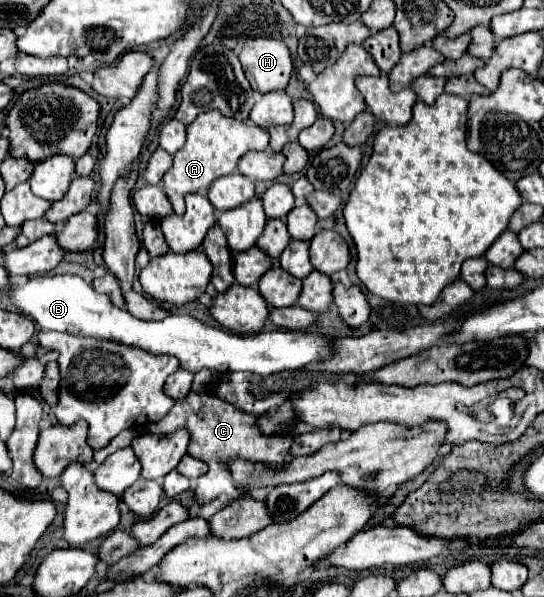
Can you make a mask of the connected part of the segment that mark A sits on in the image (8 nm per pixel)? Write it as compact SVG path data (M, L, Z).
M218 110L198 114L198 118L188 126L188 138L186 138L184 148L174 154L174 166L168 170L168 174L162 180L164 192L170 198L174 212L182 216L186 212L186 204L184 204L186 194L202 192L210 188L210 184L216 178L236 172L236 166L242 154L250 150L266 150L268 142L270 142L268 132L260 130L258 126L250 122L226 118Z

